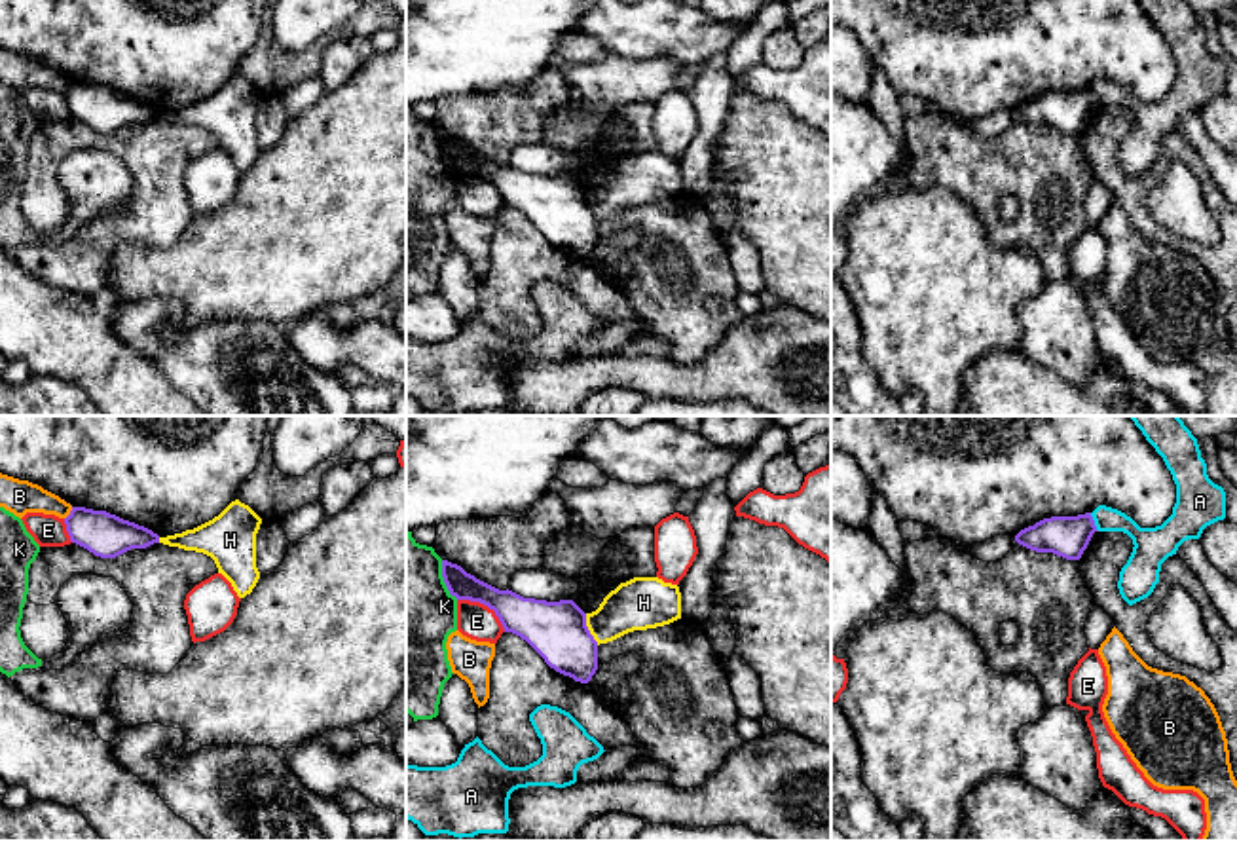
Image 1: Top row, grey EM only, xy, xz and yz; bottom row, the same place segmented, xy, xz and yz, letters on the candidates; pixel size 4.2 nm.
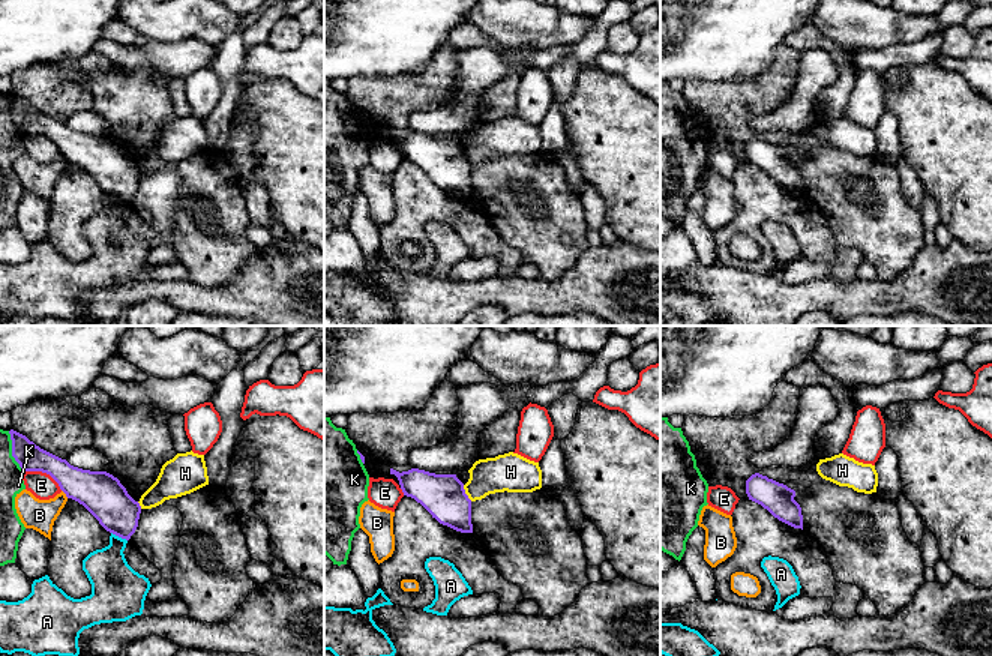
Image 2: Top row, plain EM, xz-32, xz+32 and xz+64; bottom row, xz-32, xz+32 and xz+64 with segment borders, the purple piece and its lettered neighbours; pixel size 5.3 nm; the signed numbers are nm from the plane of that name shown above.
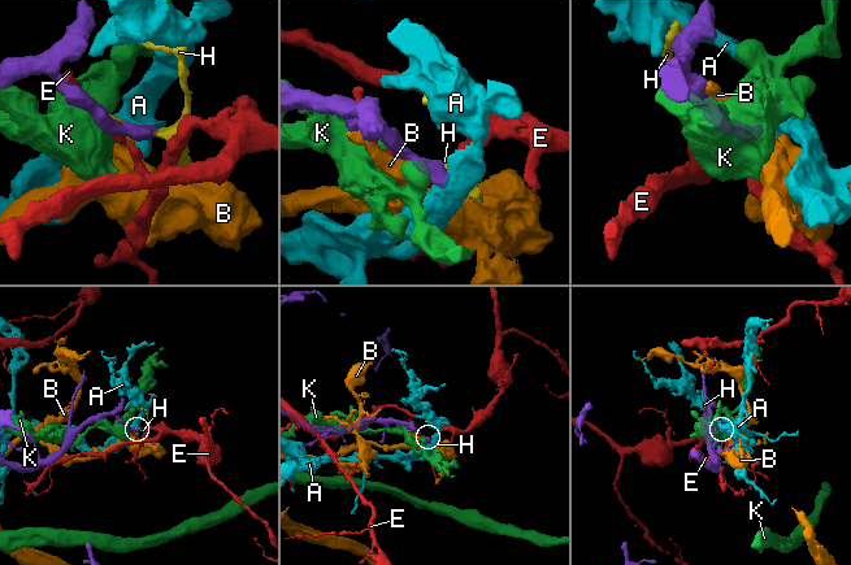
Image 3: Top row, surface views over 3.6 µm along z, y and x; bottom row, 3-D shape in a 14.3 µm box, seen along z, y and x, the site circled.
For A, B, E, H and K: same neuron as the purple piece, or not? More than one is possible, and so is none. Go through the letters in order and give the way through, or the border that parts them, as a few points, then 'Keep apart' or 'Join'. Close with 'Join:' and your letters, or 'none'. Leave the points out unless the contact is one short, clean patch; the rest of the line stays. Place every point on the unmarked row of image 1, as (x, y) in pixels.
A: Keep apart
B: Keep apart
E: Keep apart
H: Boundary: xz (585, 188), (585, 200), (598, 219). Keep apart
K: Keep apart
Join: none

